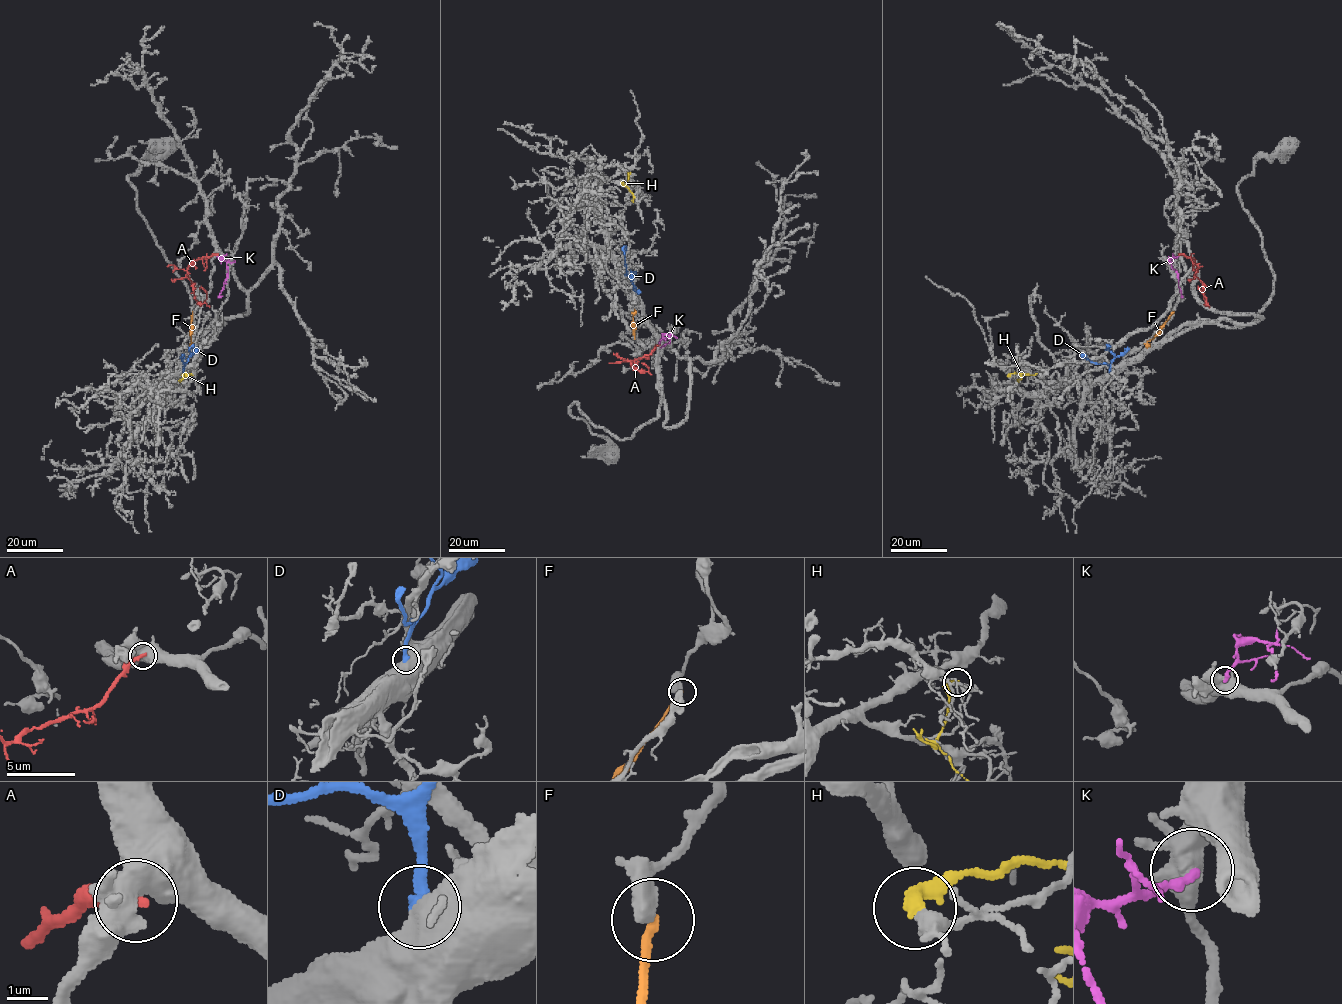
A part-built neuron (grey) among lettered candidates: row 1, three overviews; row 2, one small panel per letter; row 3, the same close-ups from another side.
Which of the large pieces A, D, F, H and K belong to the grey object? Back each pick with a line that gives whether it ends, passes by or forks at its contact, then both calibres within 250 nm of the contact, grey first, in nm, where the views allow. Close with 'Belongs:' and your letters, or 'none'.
Belongs: none

